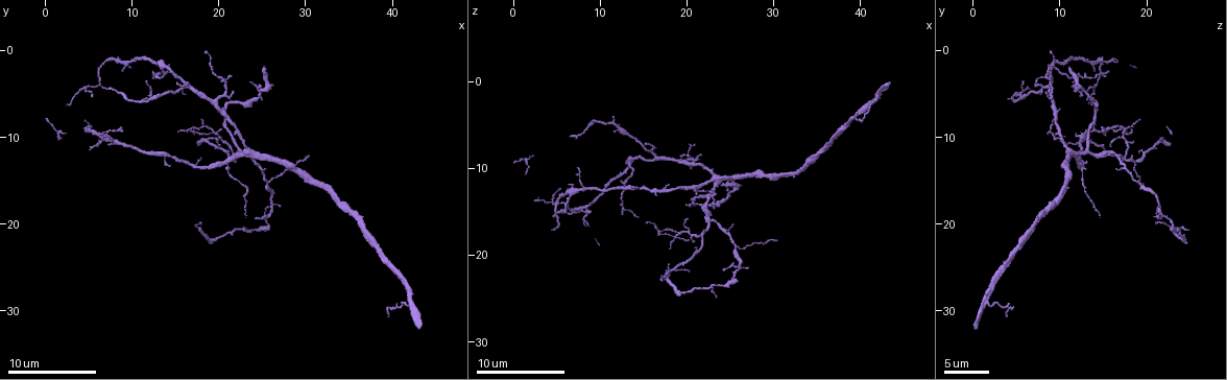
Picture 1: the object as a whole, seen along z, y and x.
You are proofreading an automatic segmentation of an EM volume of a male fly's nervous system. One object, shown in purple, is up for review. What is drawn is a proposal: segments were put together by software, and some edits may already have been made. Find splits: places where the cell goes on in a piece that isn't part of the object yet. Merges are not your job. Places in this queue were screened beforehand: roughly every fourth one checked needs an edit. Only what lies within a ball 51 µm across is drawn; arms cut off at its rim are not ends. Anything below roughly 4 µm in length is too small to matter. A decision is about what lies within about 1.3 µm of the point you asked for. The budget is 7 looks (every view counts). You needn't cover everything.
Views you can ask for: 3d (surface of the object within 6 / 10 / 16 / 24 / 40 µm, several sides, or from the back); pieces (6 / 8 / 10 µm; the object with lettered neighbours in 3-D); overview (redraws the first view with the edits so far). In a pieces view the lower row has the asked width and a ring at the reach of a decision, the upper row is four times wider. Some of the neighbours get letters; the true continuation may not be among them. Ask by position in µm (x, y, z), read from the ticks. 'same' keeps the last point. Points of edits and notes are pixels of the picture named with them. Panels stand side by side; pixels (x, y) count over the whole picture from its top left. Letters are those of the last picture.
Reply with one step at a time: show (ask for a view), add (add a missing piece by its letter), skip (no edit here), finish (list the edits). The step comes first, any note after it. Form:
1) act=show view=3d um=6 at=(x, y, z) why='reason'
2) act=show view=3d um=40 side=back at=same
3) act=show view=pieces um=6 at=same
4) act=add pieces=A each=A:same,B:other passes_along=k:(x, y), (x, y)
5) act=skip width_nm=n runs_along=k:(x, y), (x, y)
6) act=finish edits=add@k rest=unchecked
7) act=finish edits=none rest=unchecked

act=show view=pieces um=10 at=(9.0, 9.4, 15.0) why='branch stops here'

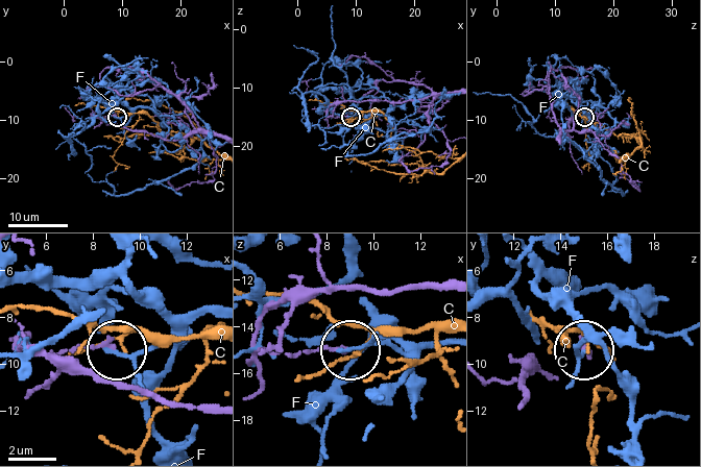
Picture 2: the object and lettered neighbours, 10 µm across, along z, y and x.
act=skip each=C:other,F:other found='none of them fits'

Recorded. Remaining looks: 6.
act=show view=pieces um=8 at=(21.4, 5.0, 8.6) why='tapers out'

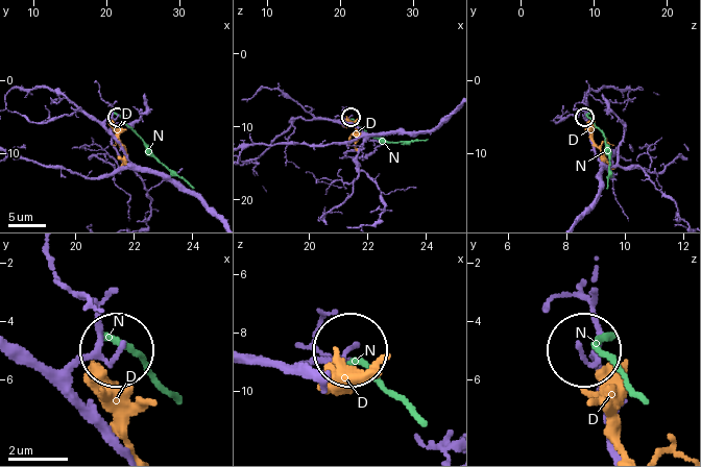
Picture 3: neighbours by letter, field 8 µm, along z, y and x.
act=skip width_nm=120 each=D:other,N:other runs_along=3:(141, 167), (130, 161), (106, 127), (107, 120), (117, 117) found='none of them fits'

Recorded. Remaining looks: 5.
act=show view=3d um=6 at=(14.4, 13.2, 12.4) why='thin end'

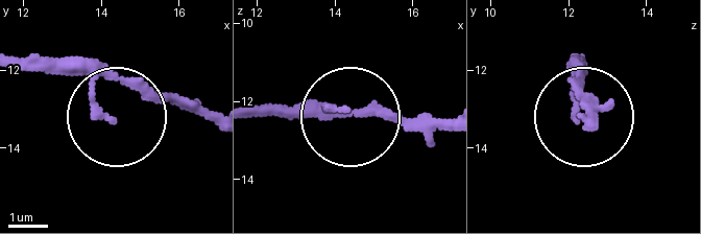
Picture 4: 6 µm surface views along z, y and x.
act=show view=pieces um=6 at=(14.25, 13.20, 12.20)

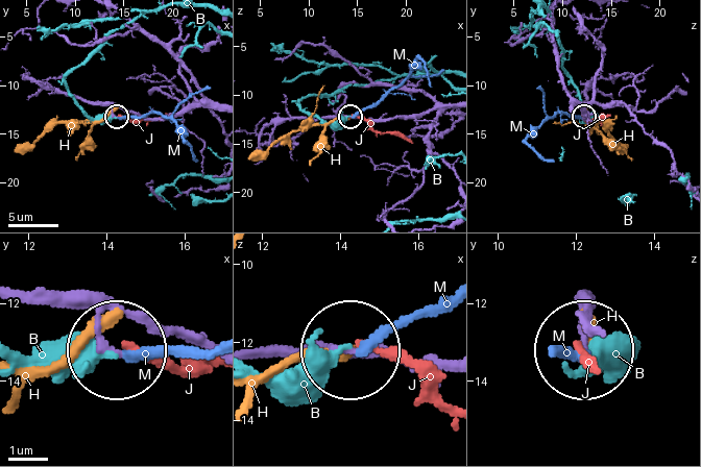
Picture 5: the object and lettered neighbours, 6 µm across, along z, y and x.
act=skip each=B:other,H:other,J:other,M:other runs_along=5:(214, 103), (158, 119), (115, 107), (116, 116) found='no lettered piece goes on from it'

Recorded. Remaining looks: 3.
act=finish edits=none rest=unchecked

